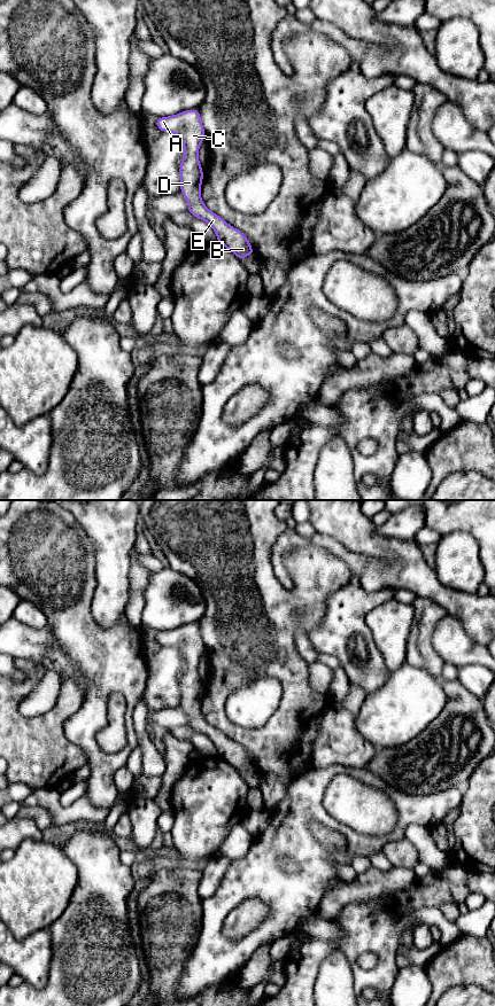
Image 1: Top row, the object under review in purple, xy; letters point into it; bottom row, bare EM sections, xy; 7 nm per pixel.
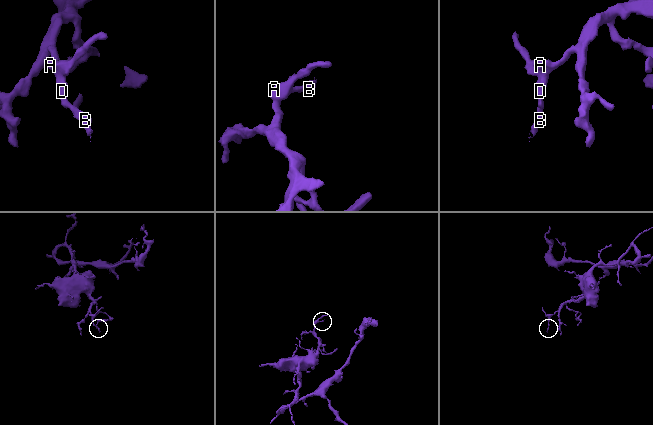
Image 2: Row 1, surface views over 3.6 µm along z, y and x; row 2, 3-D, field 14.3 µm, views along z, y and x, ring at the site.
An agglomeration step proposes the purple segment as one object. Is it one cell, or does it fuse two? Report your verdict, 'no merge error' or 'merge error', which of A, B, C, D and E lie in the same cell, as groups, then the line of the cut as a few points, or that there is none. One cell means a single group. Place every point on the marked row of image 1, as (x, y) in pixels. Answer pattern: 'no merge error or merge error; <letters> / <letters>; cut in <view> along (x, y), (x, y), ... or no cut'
no merge error; A B C D E; no cut

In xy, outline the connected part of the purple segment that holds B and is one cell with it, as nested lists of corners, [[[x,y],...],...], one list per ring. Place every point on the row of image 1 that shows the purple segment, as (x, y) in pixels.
[[[190,109],[175,116],[157,117],[156,126],[161,132],[177,134],[183,142],[185,155],[179,166],[180,193],[188,201],[187,211],[193,217],[206,220],[215,231],[217,242],[232,251],[239,260],[255,255],[245,234],[211,212],[201,200],[201,184],[204,173],[198,158],[198,150],[206,133],[199,110]]]

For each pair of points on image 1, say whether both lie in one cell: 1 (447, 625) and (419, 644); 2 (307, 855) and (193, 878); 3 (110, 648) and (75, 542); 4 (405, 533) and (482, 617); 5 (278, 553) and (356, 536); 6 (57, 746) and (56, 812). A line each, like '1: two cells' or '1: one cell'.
1: two cells
2: two cells
3: one cell
4: two cells
5: two cells
6: two cells

